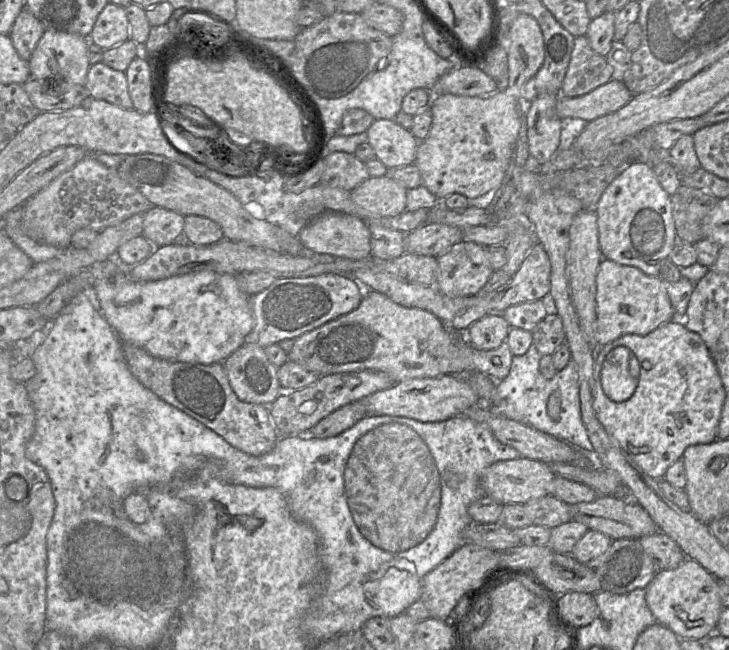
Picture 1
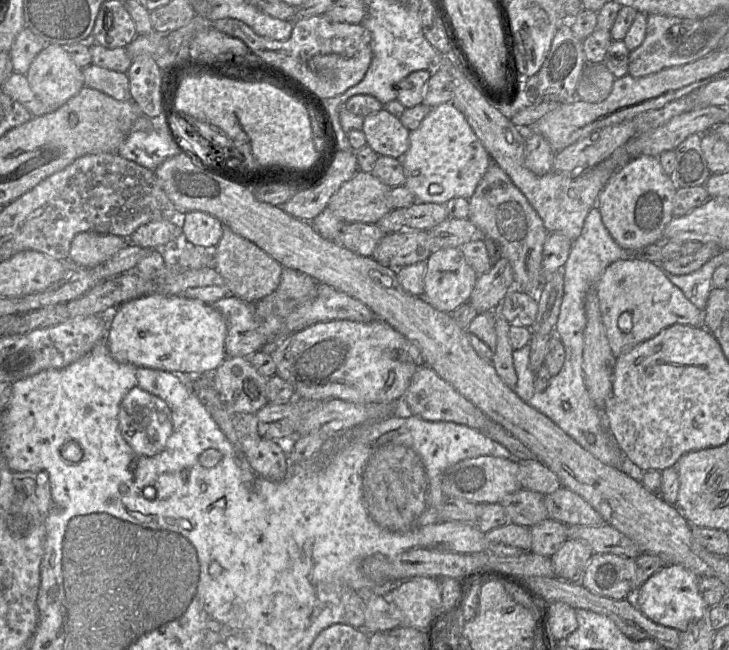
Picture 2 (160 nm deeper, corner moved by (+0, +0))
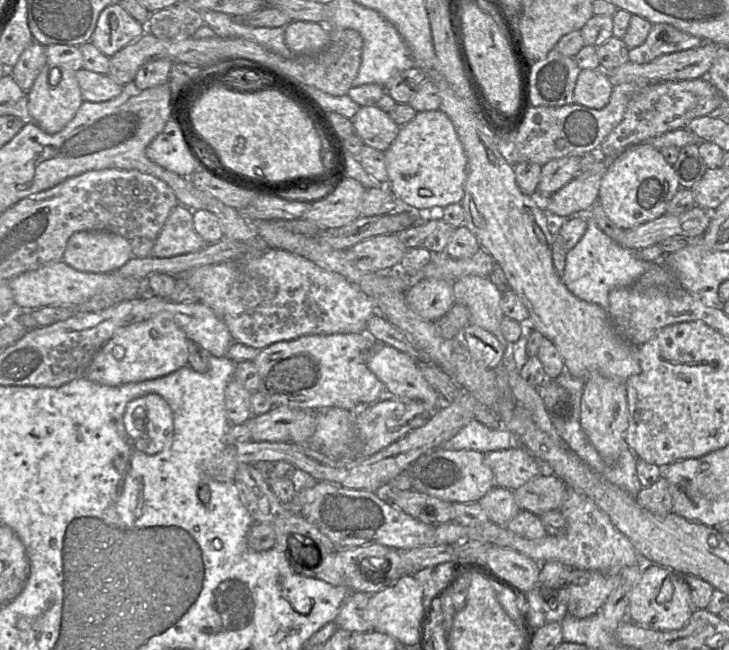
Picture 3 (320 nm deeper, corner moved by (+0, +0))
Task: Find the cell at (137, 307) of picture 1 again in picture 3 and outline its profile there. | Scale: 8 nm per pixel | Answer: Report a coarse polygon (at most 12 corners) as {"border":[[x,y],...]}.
{"border":[[169,313],[119,328],[84,376],[108,386],[187,365]]}

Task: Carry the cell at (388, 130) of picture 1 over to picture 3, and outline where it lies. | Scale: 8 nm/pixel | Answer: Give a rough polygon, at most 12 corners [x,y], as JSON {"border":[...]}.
{"border":[[363,106],[350,119],[364,145],[389,149],[399,126],[377,106]]}

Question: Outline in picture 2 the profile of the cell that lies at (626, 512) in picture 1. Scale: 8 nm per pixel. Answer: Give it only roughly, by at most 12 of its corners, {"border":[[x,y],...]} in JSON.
{"border":[[563,486],[545,495],[549,519],[565,525],[605,523],[586,500]]}

